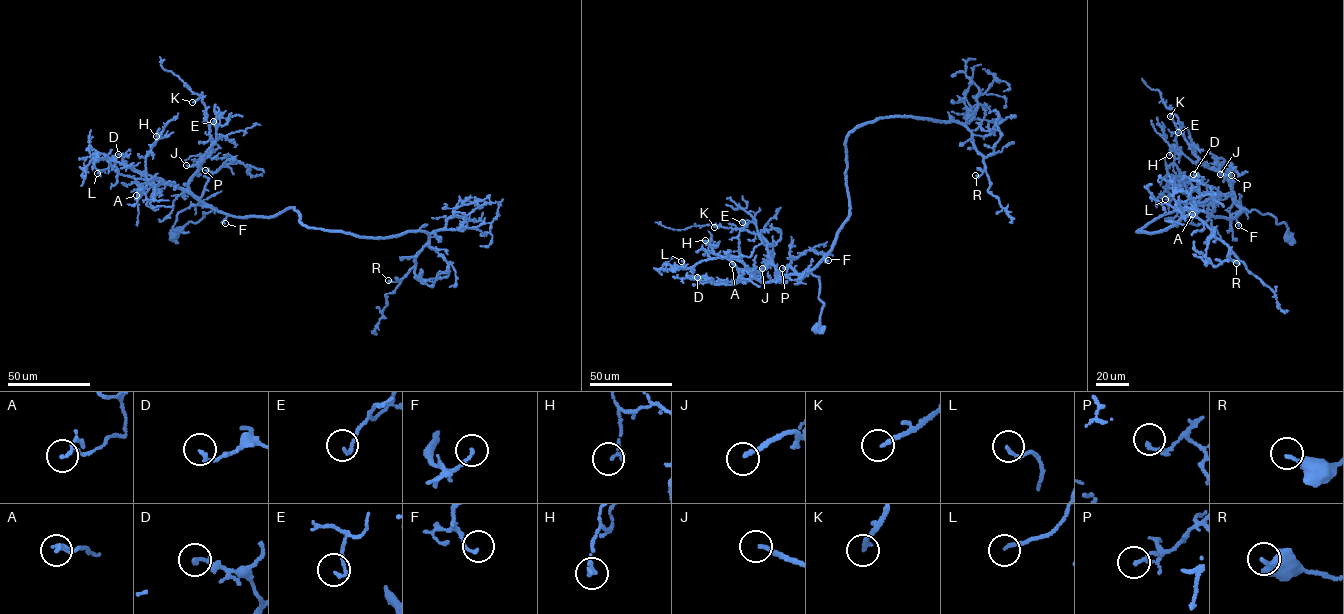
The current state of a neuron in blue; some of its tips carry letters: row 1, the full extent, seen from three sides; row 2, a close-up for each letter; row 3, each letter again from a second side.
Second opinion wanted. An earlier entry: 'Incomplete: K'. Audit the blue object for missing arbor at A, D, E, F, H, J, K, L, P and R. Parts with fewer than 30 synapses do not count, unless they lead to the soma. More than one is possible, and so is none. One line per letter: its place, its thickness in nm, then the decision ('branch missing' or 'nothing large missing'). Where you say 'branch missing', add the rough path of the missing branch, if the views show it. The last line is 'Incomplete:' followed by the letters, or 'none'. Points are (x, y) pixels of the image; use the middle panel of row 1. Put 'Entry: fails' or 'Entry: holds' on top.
Entry: holds
A: (732, 264) | 110 nm | nothing large missing
D: (697, 277) | 120 nm | nothing large missing
E: (742, 222) | 140 nm | nothing large missing
F: (828, 260) | 150 nm | nothing large missing
H: (705, 240) | 160 nm | nothing large missing
J: (762, 268) | 190 nm | nothing large missing
K: (714, 227) | 200 nm | branch missing | (714, 227), (683, 238)
L: (681, 261) | 160 nm | nothing large missing
P: (782, 268) | 100 nm | nothing large missing
R: (975, 175) | 220 nm | nothing large missing
Incomplete: K

